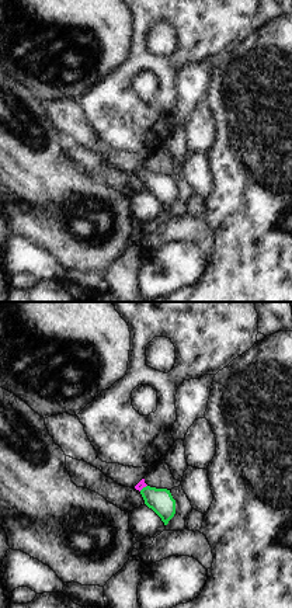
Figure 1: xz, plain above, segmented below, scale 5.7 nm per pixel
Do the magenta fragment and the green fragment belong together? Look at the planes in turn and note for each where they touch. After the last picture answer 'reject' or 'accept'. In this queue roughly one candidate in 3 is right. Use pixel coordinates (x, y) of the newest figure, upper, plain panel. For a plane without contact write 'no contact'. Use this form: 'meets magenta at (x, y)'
meets magenta at (142, 173)

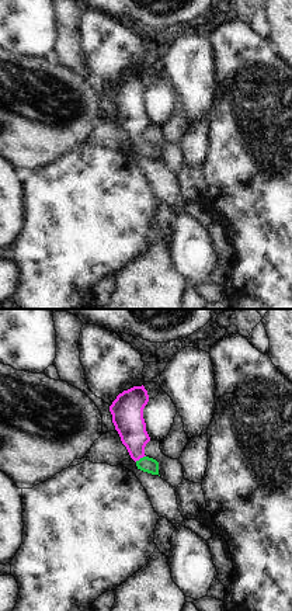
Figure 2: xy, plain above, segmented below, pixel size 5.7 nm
meets magenta at (139, 143)

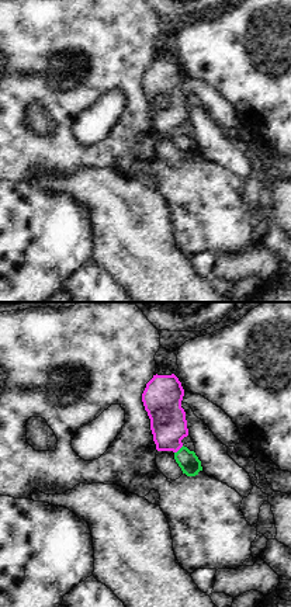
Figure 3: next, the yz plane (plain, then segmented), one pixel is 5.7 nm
meets magenta at (179, 134)

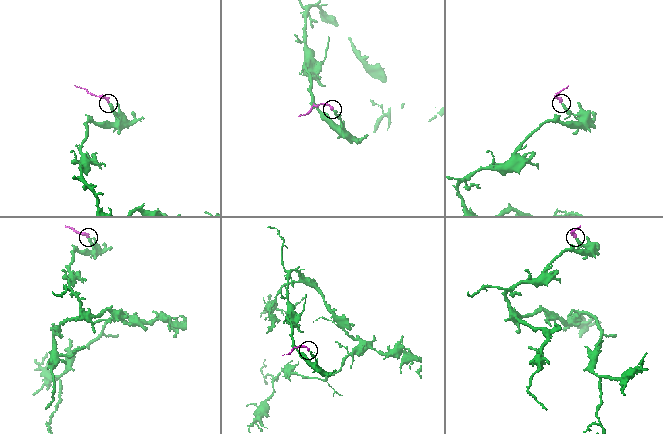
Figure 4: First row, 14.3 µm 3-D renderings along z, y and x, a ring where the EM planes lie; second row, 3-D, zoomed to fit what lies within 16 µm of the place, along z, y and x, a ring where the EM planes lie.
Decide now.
accept

